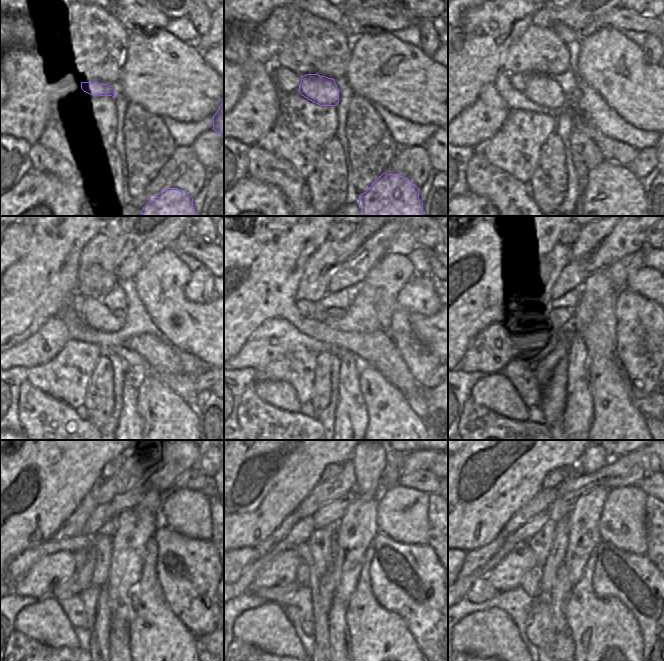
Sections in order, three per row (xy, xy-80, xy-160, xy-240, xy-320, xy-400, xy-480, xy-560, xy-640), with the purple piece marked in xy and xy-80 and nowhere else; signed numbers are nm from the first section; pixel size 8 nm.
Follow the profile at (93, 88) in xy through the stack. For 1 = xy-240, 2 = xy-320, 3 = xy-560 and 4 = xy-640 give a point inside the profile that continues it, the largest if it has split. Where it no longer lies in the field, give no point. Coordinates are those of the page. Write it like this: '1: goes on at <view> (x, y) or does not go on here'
1: goes on at xy-240 (95, 314)
2: goes on at xy-320 (361, 316)
3: goes on at xy-560 (381, 643)
4: goes on at xy-640 (608, 643)

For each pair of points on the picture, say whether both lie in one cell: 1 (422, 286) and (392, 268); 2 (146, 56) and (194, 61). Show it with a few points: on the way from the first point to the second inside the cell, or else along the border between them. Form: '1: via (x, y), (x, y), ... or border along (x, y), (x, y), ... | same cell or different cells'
1: border along (416, 273), (401, 289), (397, 298) | different cells
2: via (158, 61), (182, 61) | same cell

